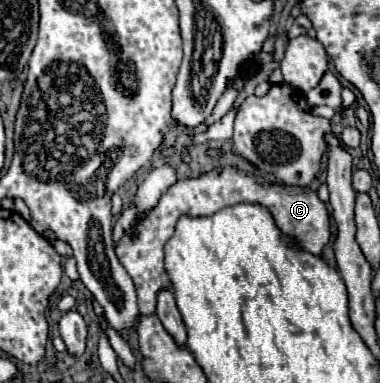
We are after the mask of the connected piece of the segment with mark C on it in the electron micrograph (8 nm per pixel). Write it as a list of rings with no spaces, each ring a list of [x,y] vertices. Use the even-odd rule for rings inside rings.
[[[217,168],[209,174],[203,174],[193,180],[179,180],[173,184],[159,200],[159,204],[145,216],[143,222],[137,224],[137,232],[125,232],[115,254],[127,274],[133,278],[137,288],[137,304],[141,314],[155,314],[157,292],[161,288],[169,288],[169,276],[163,268],[163,244],[173,236],[175,222],[181,214],[189,216],[209,216],[225,206],[233,206],[239,202],[257,202],[271,210],[277,226],[287,236],[295,236],[295,240],[311,254],[321,254],[323,246],[329,242],[329,214],[325,204],[311,190],[287,188],[281,184],[267,182],[263,178],[239,172],[235,168]]]

